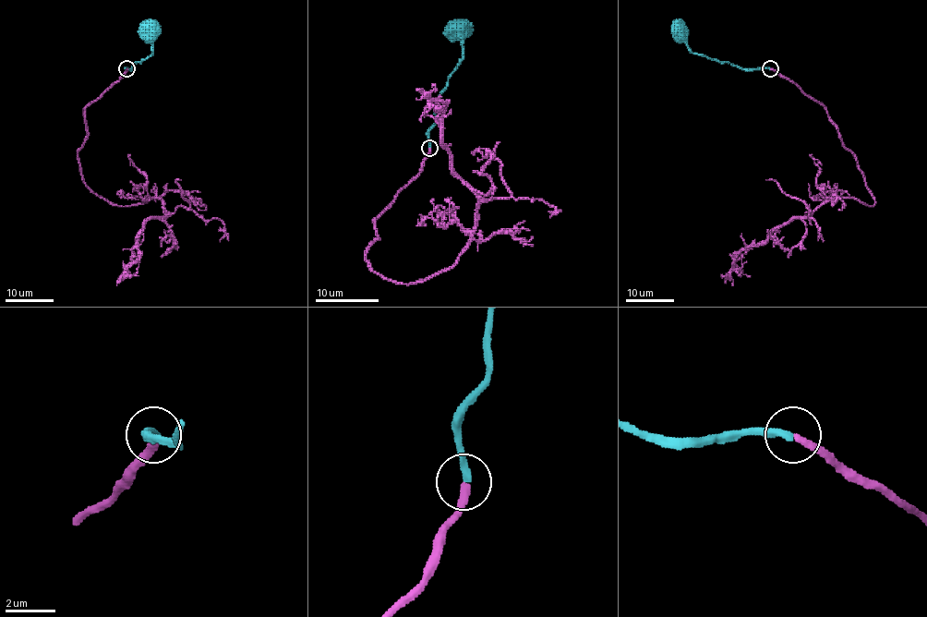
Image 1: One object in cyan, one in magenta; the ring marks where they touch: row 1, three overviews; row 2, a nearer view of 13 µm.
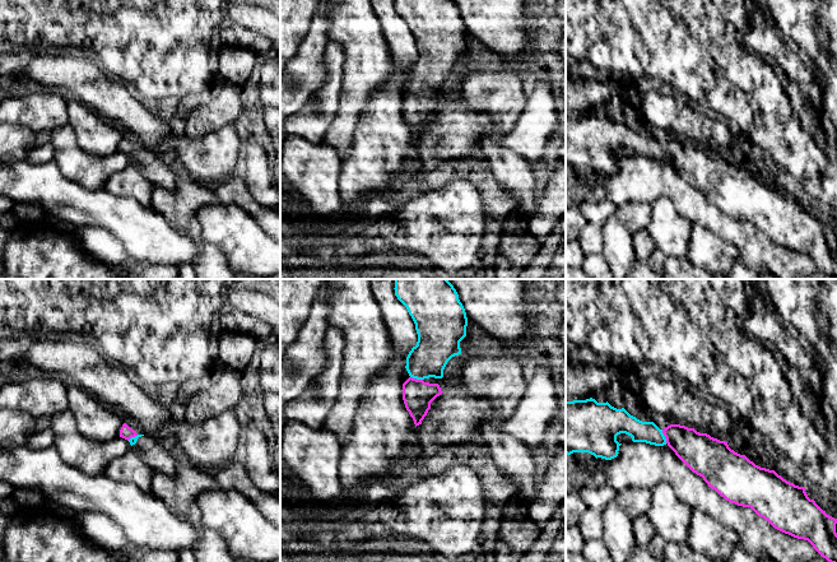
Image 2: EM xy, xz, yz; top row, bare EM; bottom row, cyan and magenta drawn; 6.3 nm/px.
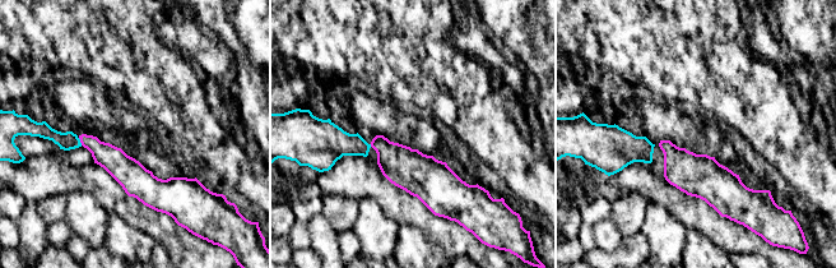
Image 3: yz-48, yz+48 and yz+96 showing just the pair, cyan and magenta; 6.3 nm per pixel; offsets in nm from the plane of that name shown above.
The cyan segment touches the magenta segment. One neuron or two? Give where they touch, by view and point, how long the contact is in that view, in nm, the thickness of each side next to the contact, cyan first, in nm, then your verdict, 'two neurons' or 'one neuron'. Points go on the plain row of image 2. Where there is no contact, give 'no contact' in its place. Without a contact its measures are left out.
yz (664, 151) | 90 nm | 140/240 nm | one neuron

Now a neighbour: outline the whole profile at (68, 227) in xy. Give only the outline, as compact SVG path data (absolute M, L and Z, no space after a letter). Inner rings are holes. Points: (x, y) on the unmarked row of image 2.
M46 215L45 222L66 233L75 234L78 231L78 227L74 223L61 220L54 215Z

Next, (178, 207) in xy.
M186 175L178 177L173 191L154 187L150 198L150 208L163 215L177 231L196 240L201 228L196 213L204 205L219 203L211 186L204 185Z

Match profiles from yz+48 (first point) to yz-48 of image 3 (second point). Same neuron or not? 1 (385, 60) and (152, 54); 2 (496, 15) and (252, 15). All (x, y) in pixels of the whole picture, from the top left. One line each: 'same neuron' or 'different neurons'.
1: same neuron
2: same neuron

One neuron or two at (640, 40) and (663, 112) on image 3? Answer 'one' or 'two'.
two

